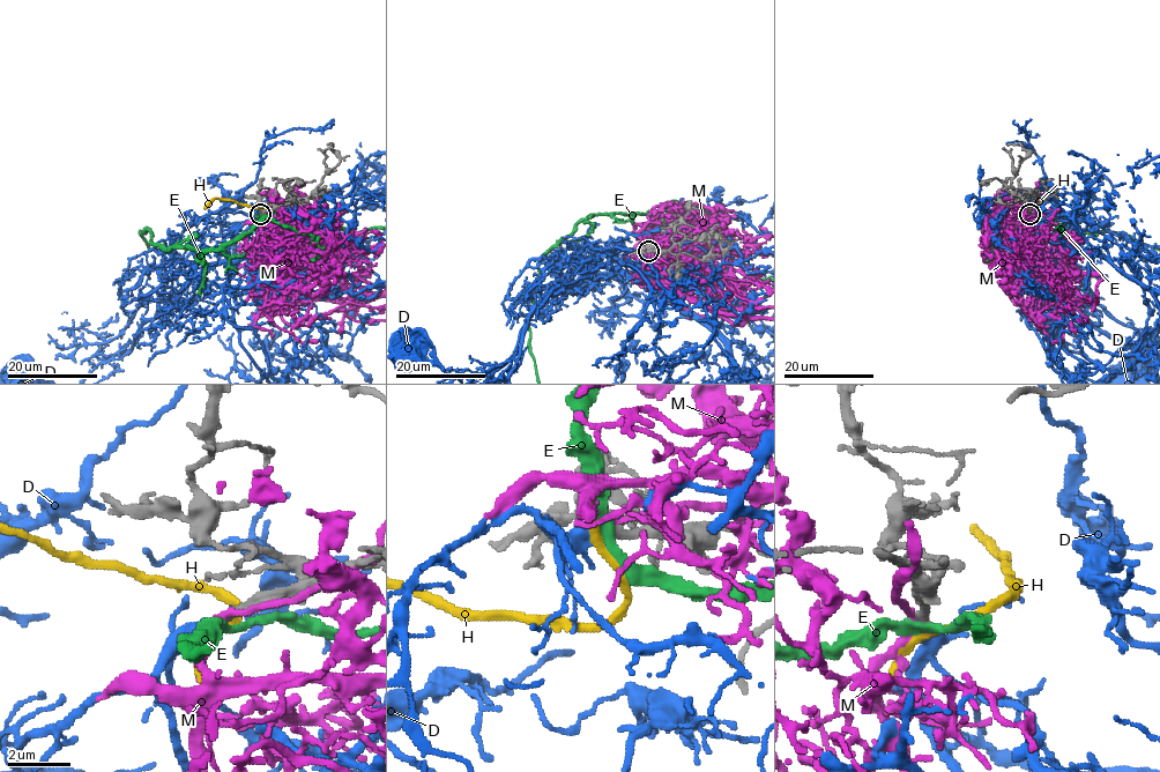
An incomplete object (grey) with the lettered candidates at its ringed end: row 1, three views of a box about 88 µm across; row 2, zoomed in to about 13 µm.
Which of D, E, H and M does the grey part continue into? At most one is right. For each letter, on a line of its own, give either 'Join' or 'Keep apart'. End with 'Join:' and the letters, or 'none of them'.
D: Join
E: Keep apart
H: Keep apart
M: Keep apart
Join: D

